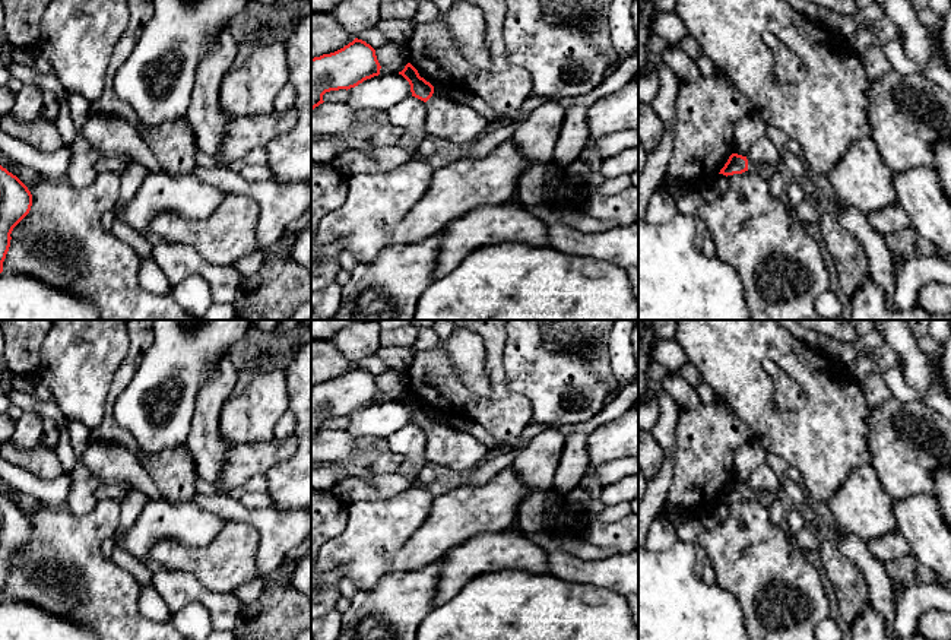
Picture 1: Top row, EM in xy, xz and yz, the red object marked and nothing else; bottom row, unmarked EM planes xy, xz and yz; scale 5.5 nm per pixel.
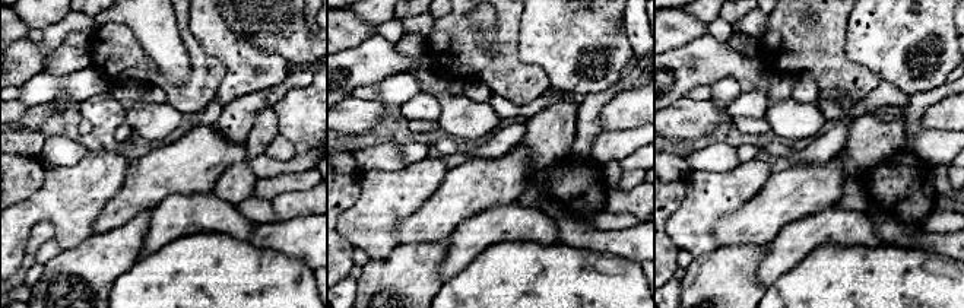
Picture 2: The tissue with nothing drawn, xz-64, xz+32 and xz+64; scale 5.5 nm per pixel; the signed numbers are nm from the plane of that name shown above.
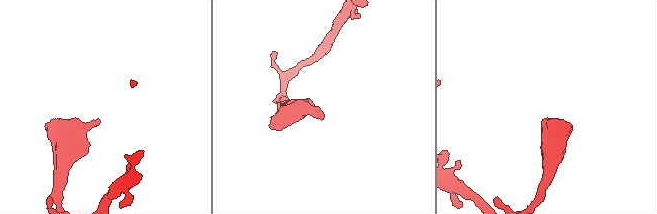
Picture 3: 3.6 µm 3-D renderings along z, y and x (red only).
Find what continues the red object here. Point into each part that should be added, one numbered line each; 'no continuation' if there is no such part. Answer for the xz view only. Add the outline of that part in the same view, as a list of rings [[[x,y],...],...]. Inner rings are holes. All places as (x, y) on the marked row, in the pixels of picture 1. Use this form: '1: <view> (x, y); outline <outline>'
1: xz (446, 119); outline [[[431,96],[427,102],[427,134],[456,145],[473,143],[486,132],[488,120],[470,108],[446,96]]]

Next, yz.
1: yz (766, 171); outline [[[748,162],[748,171],[755,172],[758,177],[770,181],[777,171],[780,171],[780,167],[776,164],[764,164],[761,167]]]

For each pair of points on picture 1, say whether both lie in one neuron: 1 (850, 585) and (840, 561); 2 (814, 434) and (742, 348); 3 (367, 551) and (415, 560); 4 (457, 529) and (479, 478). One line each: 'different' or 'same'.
1: same
2: same
3: different
4: different

